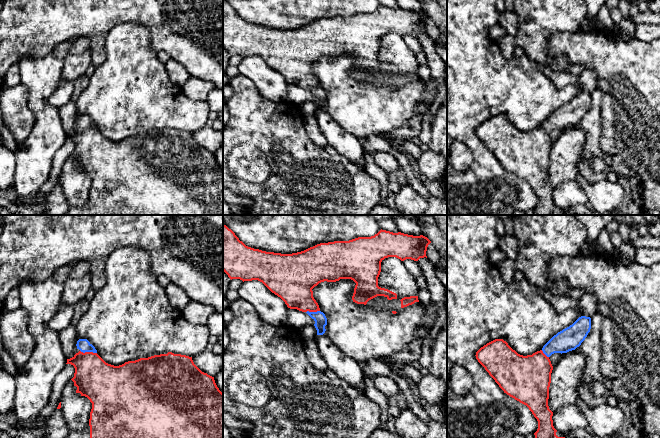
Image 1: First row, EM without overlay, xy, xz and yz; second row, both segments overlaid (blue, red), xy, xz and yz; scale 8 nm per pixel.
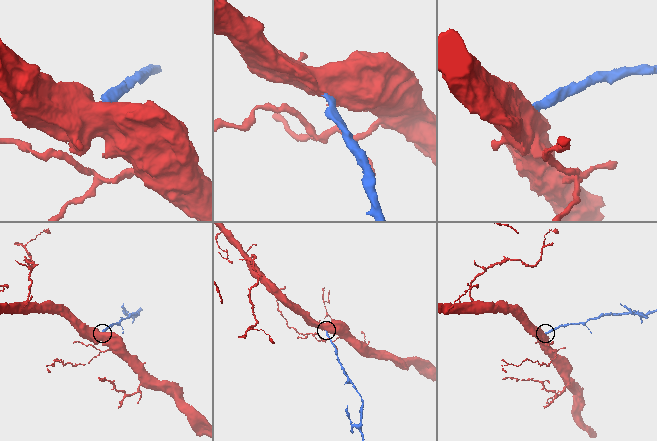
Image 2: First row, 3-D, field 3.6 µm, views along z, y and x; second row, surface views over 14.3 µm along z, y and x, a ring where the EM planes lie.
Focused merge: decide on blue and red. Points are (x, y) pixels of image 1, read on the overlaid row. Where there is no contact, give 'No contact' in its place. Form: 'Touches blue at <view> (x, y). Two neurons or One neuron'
Touches blue at xy (88, 351). One neuron

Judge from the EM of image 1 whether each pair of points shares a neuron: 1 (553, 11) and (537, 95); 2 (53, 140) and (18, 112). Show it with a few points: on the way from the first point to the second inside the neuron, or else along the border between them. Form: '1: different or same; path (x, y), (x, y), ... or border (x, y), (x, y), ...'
1: different; border (524, 53), (536, 63)
2: different; border (27, 101), (34, 124), (19, 143)

